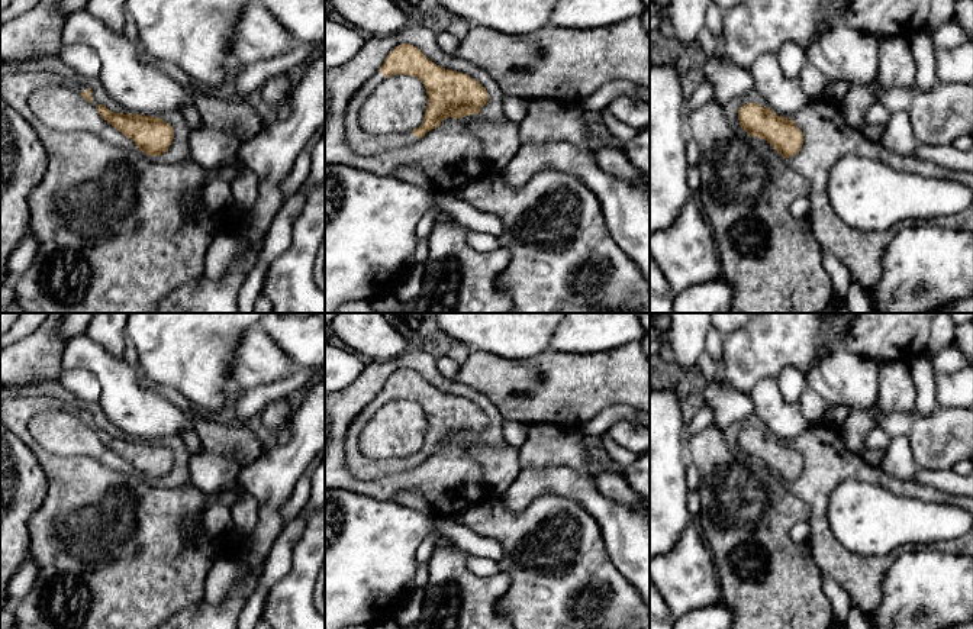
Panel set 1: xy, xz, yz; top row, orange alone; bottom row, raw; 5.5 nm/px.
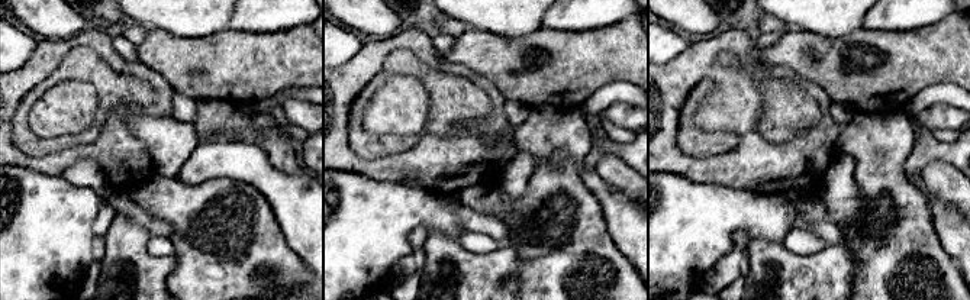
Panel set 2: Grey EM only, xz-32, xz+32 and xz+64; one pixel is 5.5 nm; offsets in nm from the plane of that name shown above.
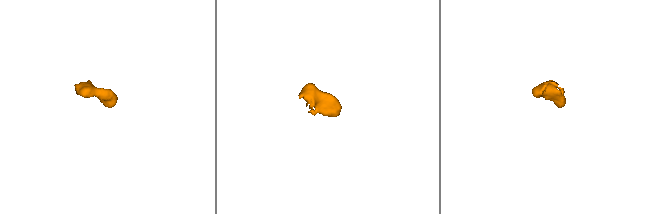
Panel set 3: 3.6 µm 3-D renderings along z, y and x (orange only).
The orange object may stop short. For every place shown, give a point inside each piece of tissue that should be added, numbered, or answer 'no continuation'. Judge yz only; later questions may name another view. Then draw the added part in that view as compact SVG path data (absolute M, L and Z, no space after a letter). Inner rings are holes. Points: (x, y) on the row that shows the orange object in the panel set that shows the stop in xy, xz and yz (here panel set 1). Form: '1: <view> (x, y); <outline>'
no continuation

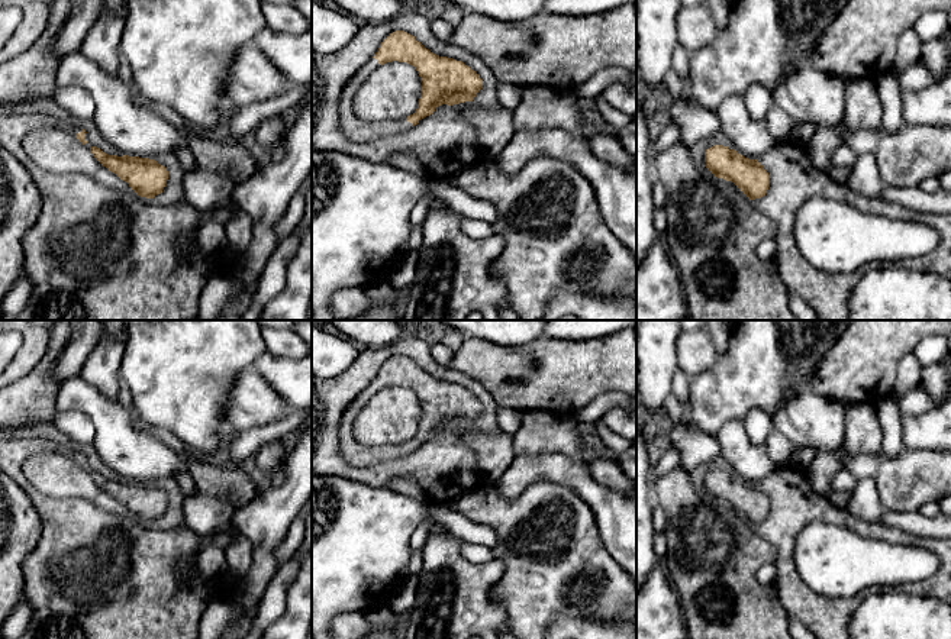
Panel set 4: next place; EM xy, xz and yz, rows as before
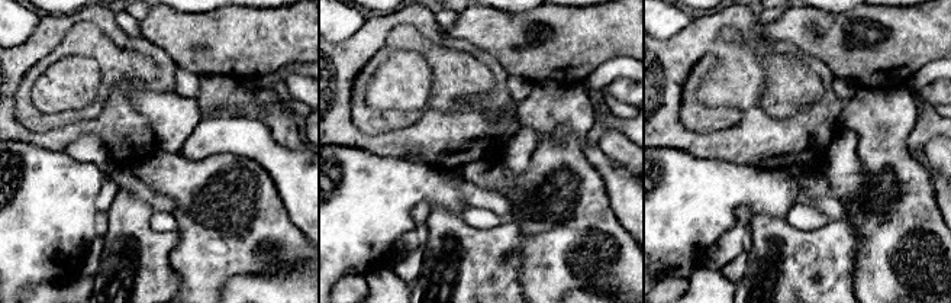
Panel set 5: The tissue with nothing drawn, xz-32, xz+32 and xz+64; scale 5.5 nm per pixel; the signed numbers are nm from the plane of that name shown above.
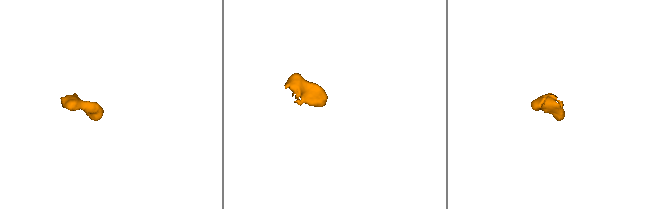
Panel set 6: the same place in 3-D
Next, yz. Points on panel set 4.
no continuation

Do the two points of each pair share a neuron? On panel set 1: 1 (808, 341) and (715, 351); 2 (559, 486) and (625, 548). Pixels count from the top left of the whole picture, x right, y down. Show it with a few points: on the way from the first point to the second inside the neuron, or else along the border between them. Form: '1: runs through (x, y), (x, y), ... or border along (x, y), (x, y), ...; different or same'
1: border along (725, 336), (721, 374); different
2: runs through (579, 487), (619, 528); same

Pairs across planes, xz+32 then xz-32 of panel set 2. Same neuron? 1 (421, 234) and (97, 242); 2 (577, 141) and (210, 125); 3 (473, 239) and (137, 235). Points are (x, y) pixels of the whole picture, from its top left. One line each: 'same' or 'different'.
1: different
2: same
3: different

